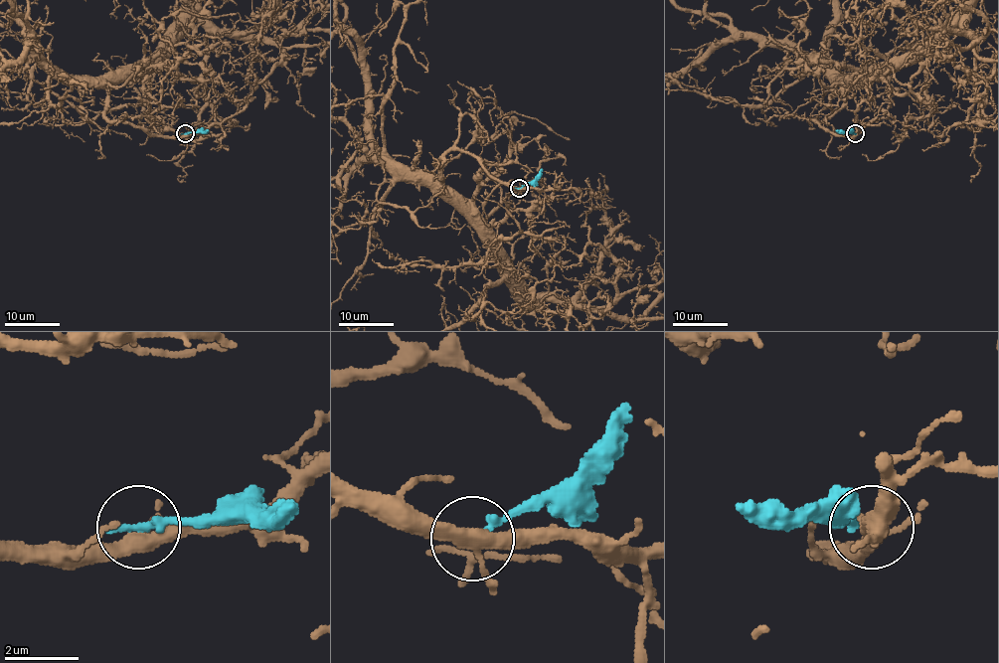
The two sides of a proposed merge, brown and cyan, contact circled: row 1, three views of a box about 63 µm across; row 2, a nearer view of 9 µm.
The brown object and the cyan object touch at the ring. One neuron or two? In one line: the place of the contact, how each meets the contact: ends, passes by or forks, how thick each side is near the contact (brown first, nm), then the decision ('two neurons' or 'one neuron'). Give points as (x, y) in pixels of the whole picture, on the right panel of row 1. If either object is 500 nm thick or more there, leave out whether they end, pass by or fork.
at (855, 133); brown forks there; cyan ends there; 320 nm thick on the brown side, 280 nm on the other; two neurons

